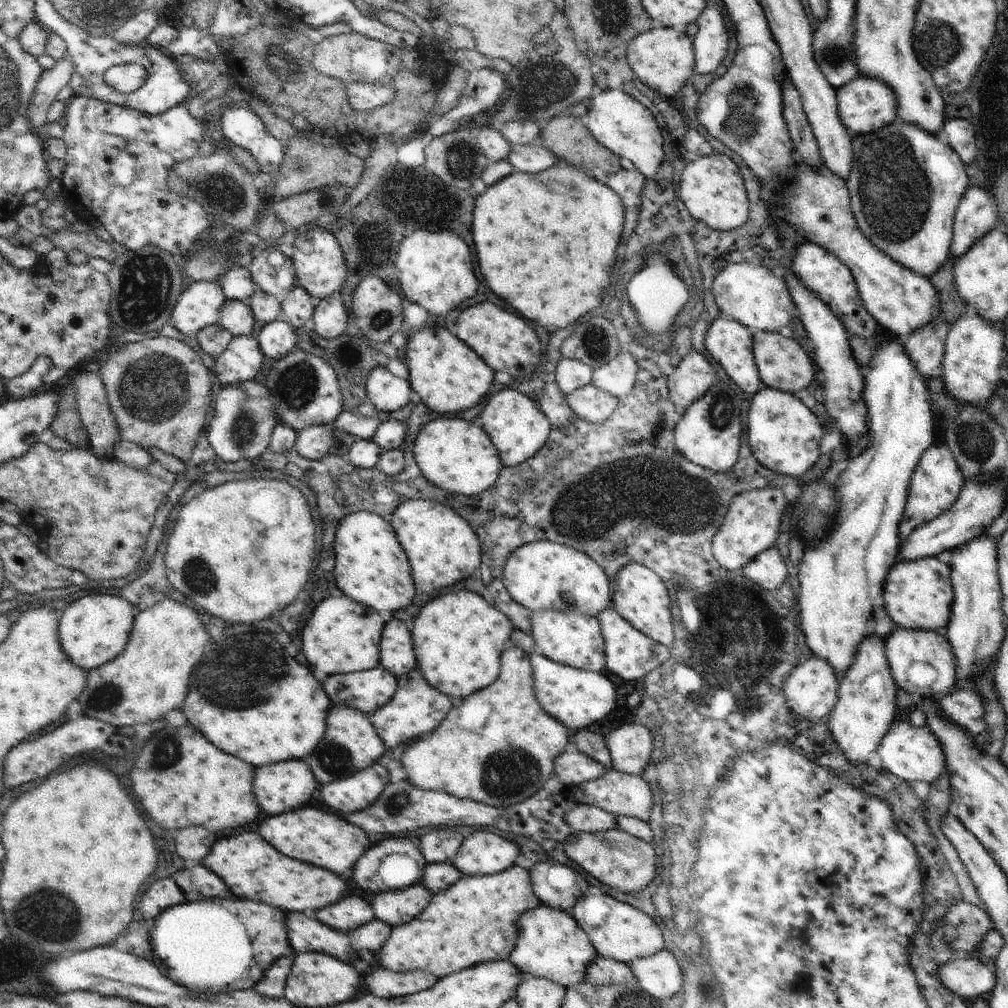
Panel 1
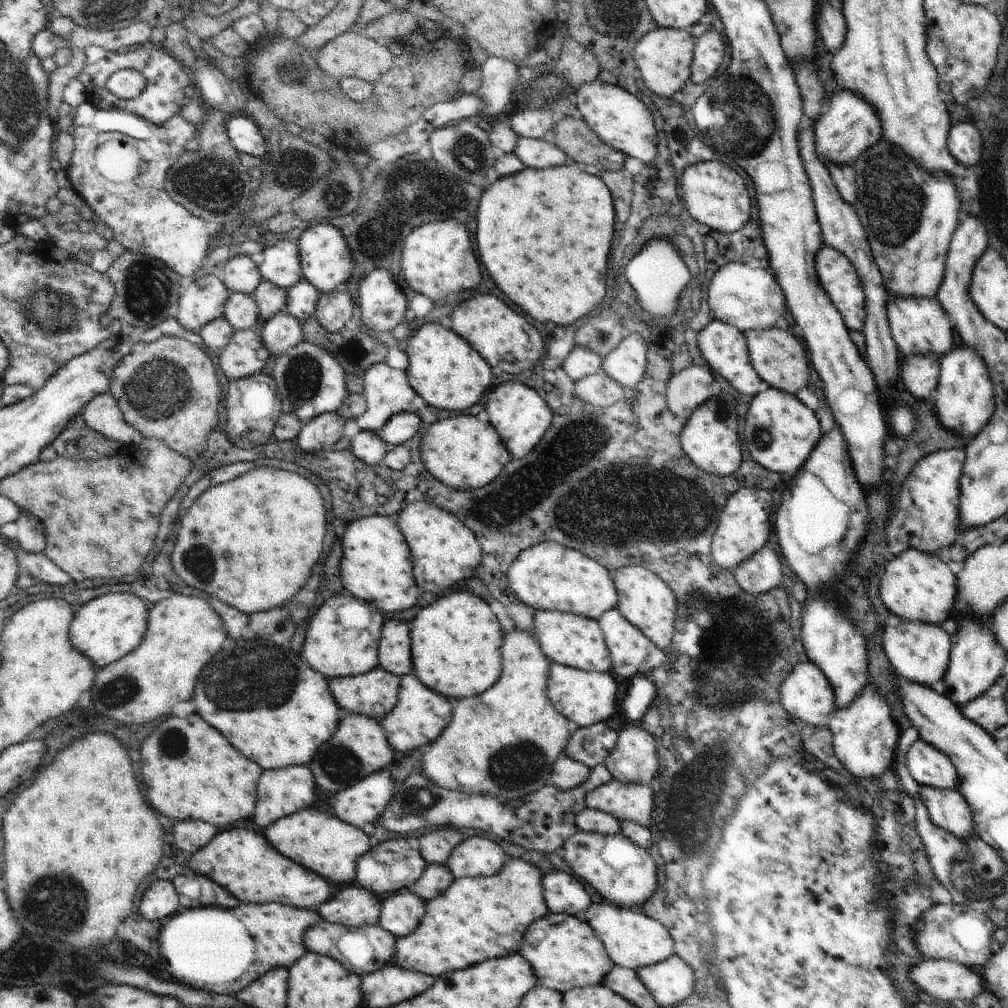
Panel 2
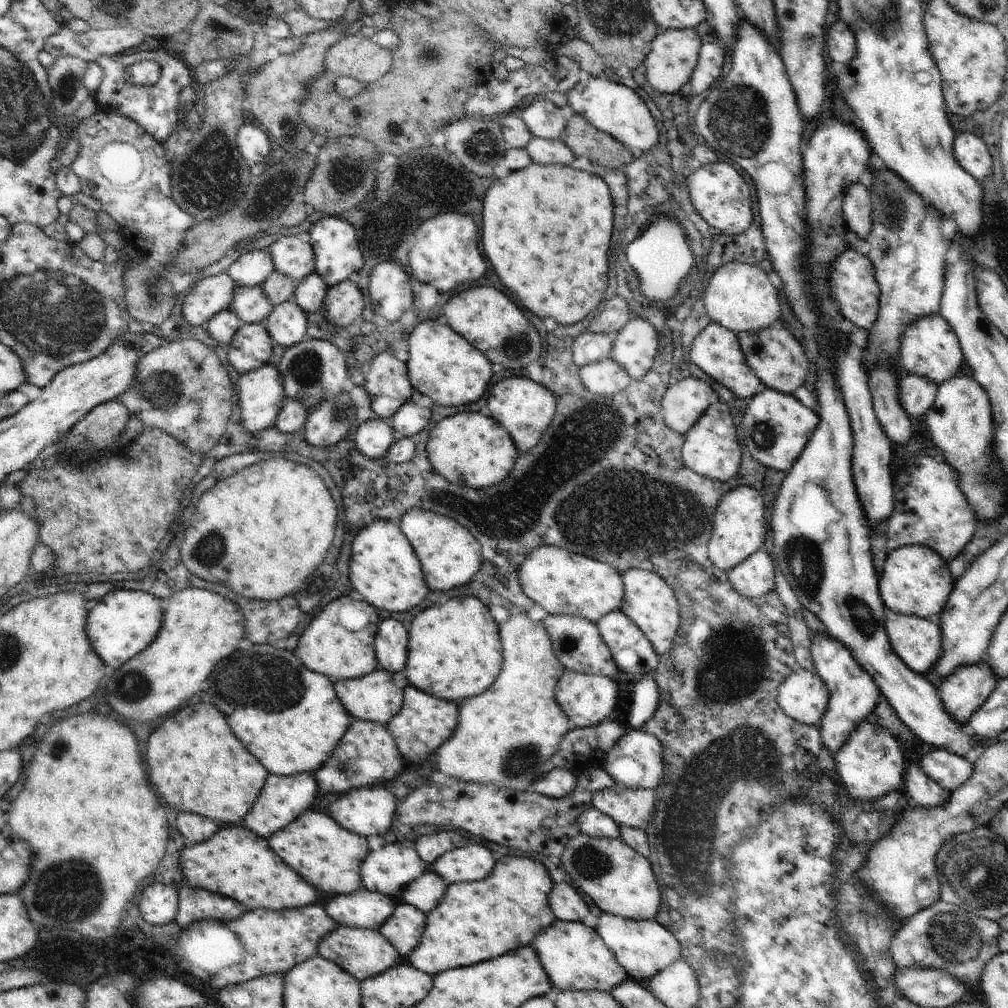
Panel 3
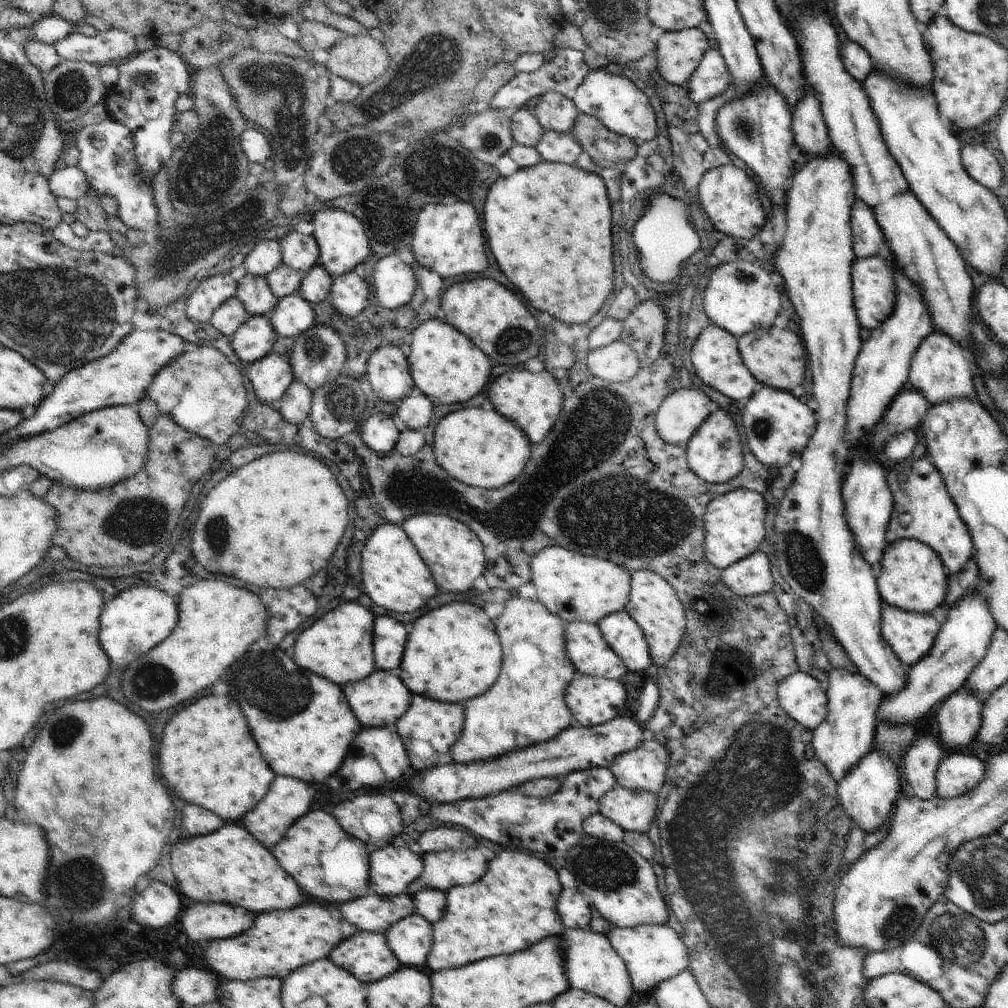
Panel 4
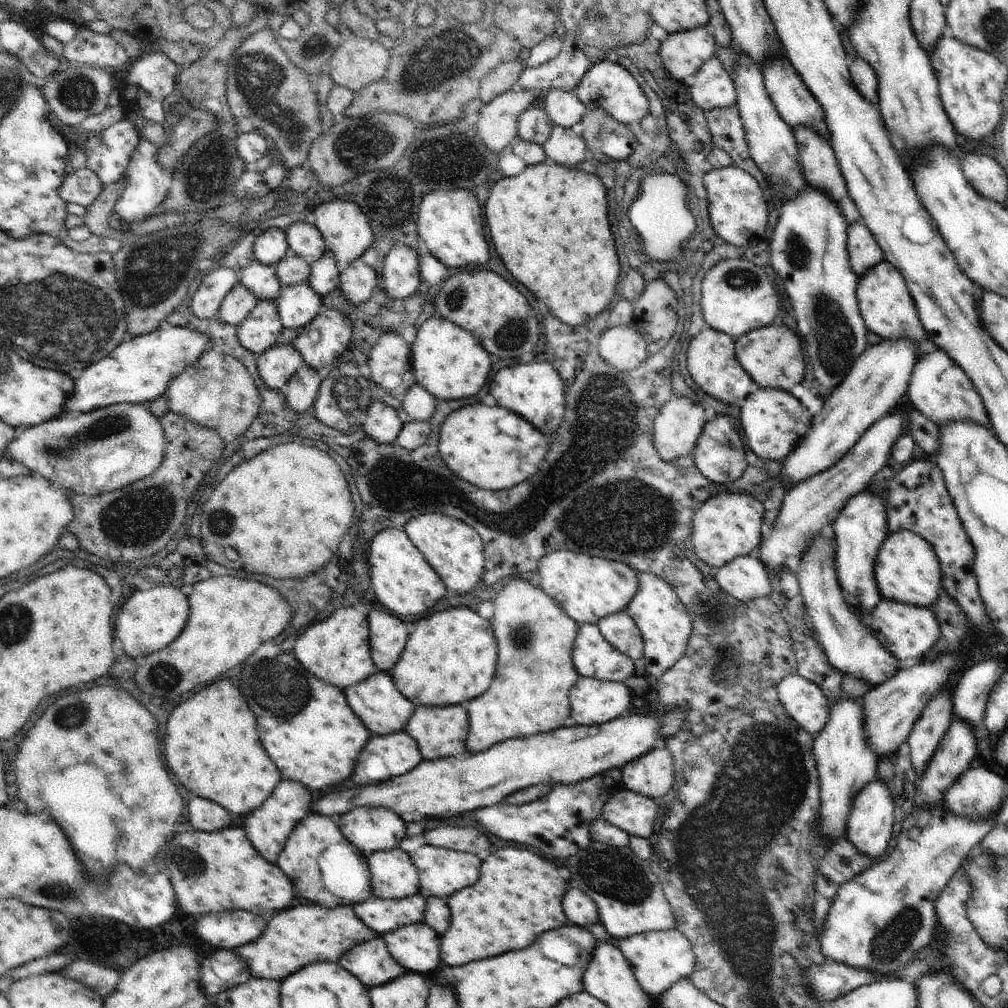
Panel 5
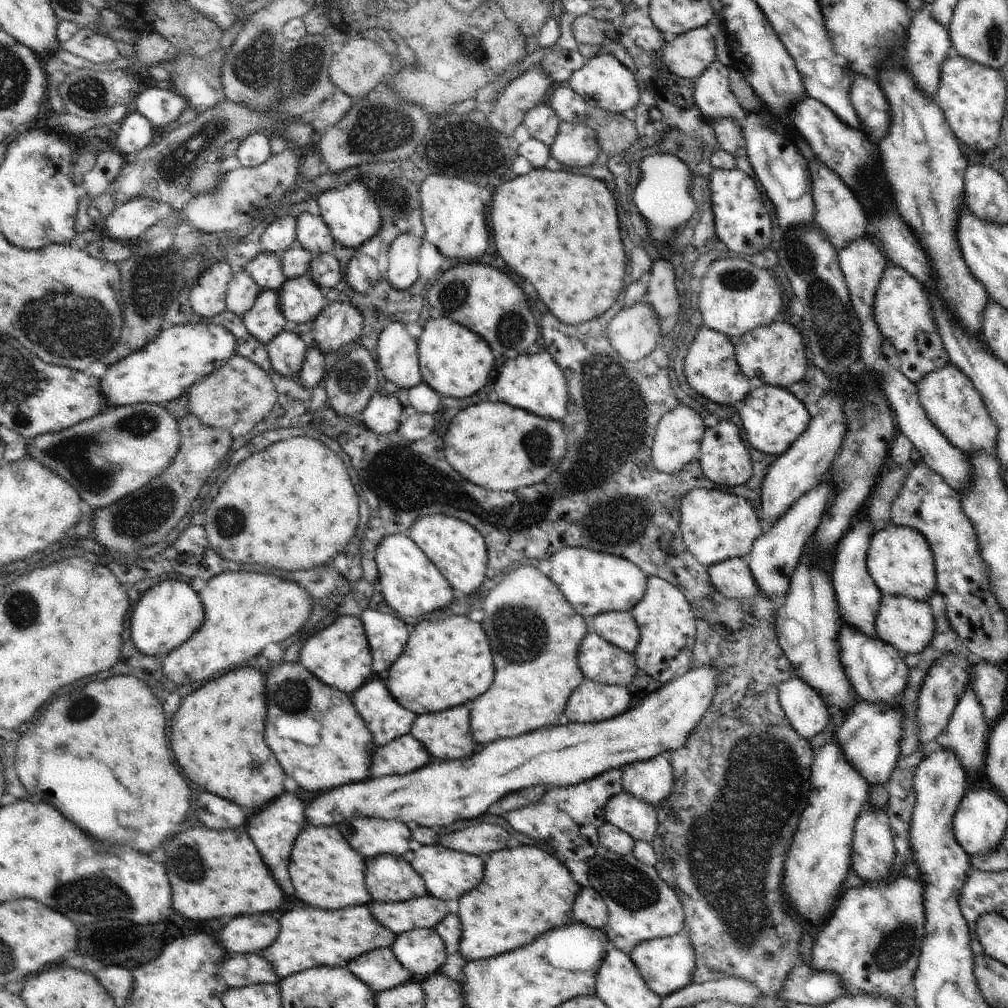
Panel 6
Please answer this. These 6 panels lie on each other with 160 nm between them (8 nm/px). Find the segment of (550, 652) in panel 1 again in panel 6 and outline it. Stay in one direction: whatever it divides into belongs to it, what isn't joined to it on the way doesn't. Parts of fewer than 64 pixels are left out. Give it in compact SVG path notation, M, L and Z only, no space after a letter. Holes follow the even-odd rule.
M588 633L578 649L578 666L586 679L626 687L639 672L635 654Z

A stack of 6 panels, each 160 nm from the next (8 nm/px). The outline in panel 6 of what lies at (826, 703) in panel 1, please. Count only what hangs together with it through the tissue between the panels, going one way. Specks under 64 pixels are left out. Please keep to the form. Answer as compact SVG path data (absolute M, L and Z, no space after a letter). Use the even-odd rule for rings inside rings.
M798 676L781 684L779 703L792 728L806 740L818 736L831 719L825 700Z

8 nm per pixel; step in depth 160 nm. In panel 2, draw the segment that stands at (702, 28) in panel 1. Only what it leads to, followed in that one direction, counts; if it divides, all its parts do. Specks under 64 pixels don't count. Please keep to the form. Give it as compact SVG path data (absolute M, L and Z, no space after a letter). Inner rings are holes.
M714 27L711 32L696 39L691 64L691 80L694 84L707 84L716 74L724 58L724 44Z

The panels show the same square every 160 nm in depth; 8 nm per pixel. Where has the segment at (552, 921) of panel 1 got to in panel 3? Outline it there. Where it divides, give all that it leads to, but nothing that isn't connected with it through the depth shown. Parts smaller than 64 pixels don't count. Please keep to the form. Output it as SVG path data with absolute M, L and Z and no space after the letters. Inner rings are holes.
M556 919L548 930L538 934L532 946L542 960L555 992L604 991L611 994L614 987L629 978L598 931L578 921Z

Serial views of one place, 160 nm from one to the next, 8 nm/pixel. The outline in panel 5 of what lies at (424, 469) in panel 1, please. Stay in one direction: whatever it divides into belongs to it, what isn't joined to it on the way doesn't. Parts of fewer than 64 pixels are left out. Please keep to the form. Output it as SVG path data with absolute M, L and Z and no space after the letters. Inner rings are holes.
M470 404L452 412L440 428L440 459L456 476L478 488L512 488L538 472L550 448L546 434L522 416L486 404Z

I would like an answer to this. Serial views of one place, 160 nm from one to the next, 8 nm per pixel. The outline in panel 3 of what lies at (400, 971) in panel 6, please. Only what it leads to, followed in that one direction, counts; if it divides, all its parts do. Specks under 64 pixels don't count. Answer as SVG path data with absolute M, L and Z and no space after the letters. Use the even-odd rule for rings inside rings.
M340 926L323 937L318 945L317 954L335 962L360 982L386 972L391 966L396 965L399 956L398 951L382 936L379 930L345 926Z

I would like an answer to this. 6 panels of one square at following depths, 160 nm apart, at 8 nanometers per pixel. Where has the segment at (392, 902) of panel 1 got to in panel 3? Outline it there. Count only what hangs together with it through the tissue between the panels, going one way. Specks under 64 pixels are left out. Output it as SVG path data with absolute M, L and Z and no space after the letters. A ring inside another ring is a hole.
M398 904L392 916L379 928L382 936L398 951L402 958L419 945L425 931L427 916L415 906Z

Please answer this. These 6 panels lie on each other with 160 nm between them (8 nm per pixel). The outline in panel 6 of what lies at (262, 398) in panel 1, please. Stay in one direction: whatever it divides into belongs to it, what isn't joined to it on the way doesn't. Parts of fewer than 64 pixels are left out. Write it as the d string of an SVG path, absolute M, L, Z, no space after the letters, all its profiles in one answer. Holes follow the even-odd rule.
M291 326L284 328L267 344L272 368L288 378L296 376L301 370L307 350L308 345Z

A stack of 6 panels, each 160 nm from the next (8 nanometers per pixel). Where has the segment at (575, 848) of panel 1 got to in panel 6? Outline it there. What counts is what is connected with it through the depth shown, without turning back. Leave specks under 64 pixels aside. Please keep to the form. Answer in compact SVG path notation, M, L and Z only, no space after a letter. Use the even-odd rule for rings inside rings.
M612 851L590 860L590 886L599 892L609 910L605 931L611 946L629 956L641 942L682 932L685 914L681 900L655 867L640 862L633 854L622 856Z

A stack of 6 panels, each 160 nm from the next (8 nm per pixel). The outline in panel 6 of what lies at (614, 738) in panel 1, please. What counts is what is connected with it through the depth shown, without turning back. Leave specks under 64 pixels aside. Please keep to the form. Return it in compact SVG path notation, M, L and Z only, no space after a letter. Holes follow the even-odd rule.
M667 754L633 762L621 771L623 790L652 806L662 803L674 788L673 768Z

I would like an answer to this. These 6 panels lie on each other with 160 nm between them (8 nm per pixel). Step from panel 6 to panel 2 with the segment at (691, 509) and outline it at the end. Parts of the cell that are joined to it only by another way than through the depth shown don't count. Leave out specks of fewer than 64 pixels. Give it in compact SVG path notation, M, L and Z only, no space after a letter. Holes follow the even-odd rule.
M742 487L730 495L711 542L712 558L719 567L733 571L767 544L773 526L771 508L772 496L764 489Z

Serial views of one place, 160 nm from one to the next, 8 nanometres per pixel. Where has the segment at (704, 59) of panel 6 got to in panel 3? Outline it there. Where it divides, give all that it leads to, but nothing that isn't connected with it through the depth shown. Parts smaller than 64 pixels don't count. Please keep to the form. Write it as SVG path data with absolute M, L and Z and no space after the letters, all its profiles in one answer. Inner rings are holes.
M695 28L666 29L664 34L657 34L651 42L651 49L644 60L643 67L648 82L660 92L672 93L680 91L680 88L689 82L695 69L702 42Z

